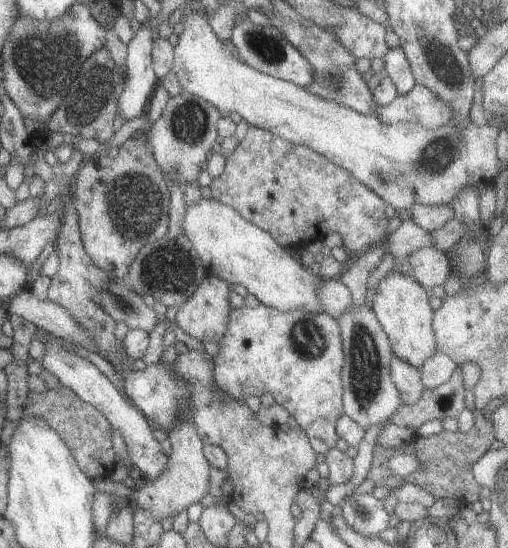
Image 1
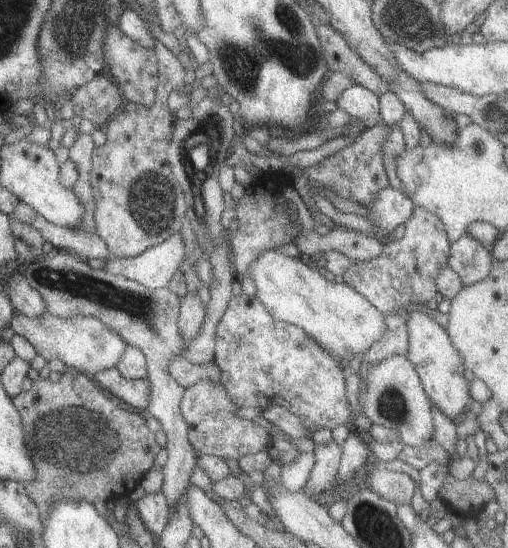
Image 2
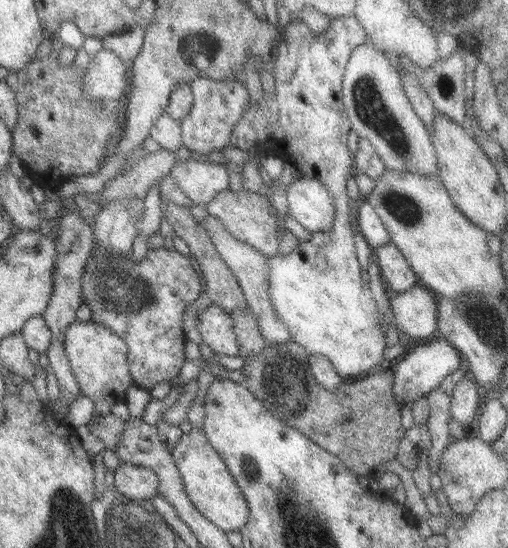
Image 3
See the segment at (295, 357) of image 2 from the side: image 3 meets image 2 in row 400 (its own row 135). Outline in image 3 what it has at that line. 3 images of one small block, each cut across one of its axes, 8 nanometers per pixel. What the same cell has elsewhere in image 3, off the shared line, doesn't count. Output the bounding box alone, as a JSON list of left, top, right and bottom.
[229,16,387,380]

